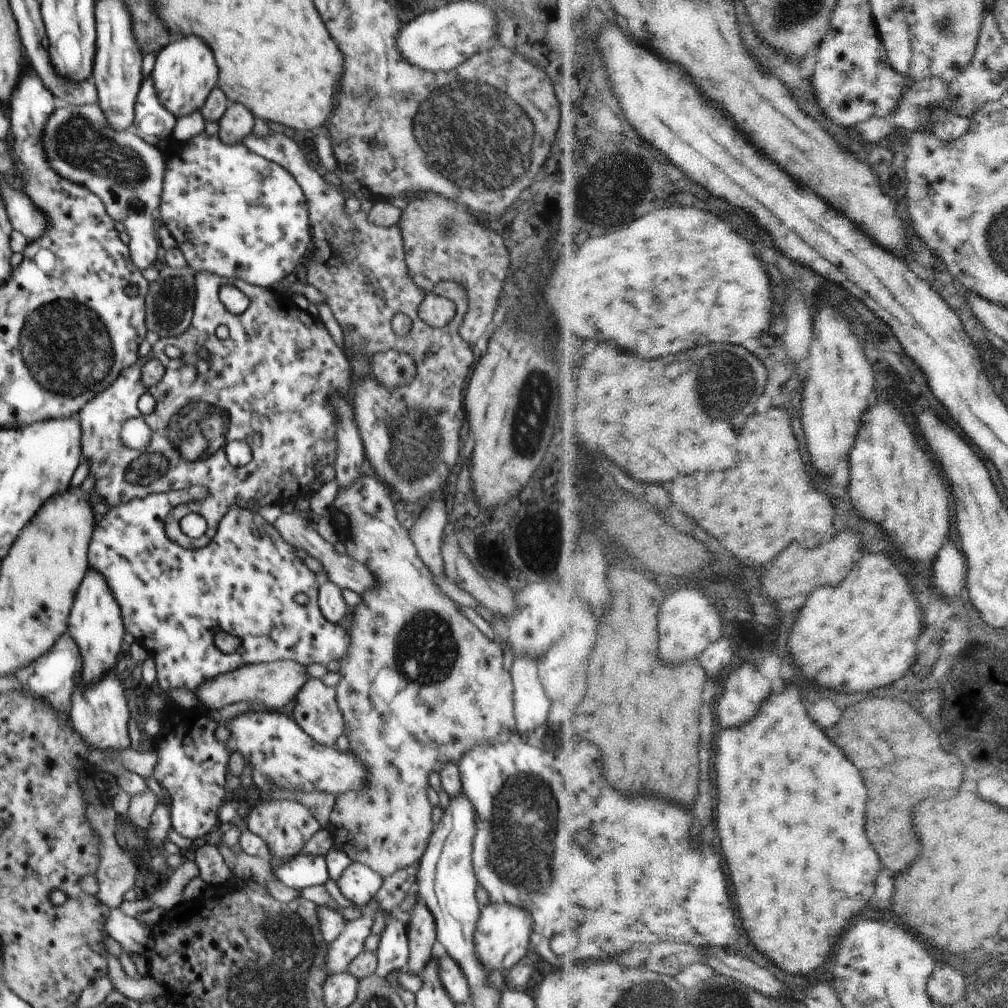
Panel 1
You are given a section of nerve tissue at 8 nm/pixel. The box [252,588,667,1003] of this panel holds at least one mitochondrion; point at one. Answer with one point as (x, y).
(518, 852)

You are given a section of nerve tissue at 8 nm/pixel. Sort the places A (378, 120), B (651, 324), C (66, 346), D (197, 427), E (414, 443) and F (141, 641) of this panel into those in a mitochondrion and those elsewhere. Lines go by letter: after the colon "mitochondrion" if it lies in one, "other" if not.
A: other
B: other
C: mitochondrion
D: mitochondrion
E: mitochondrion
F: other

